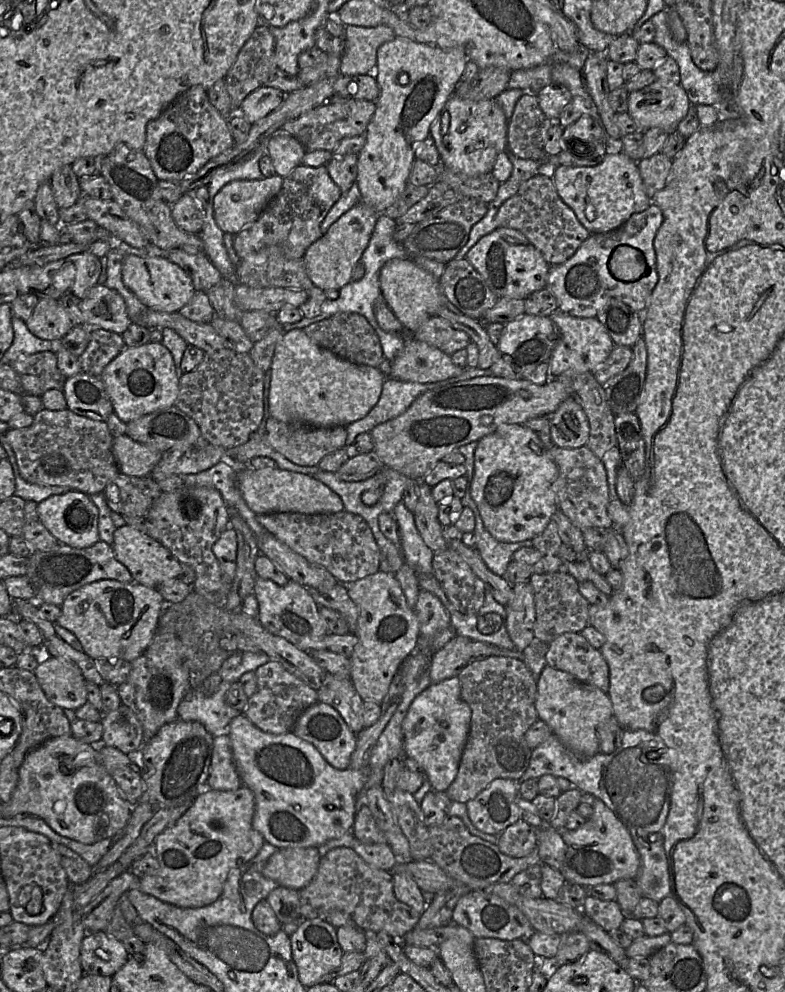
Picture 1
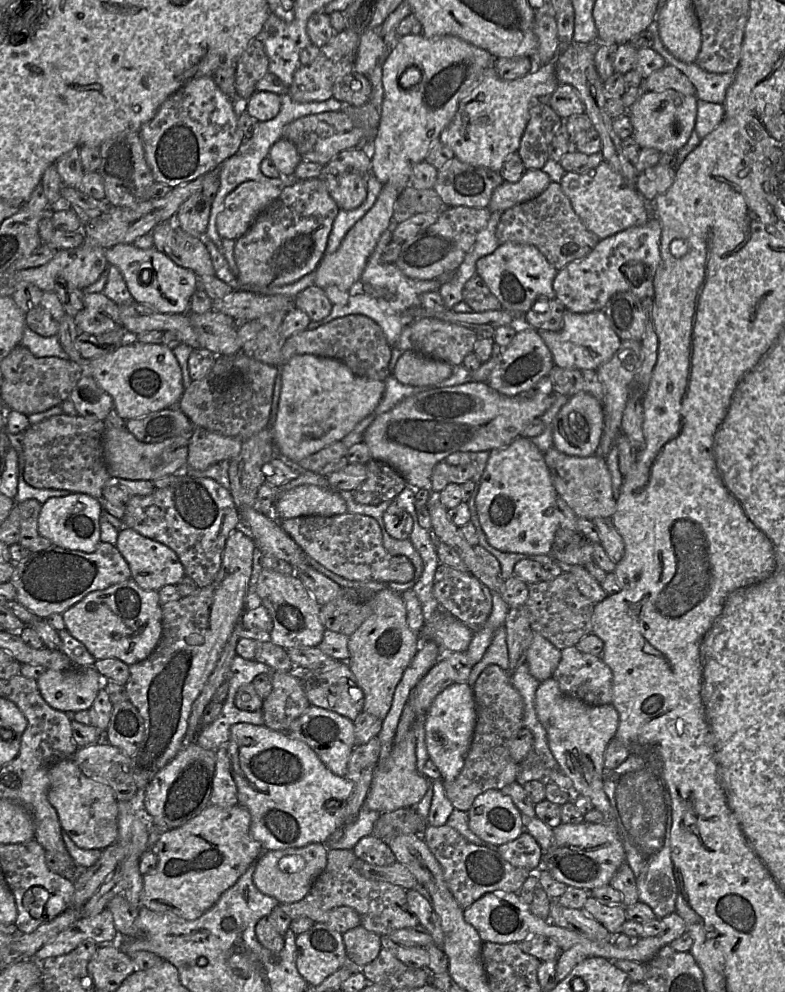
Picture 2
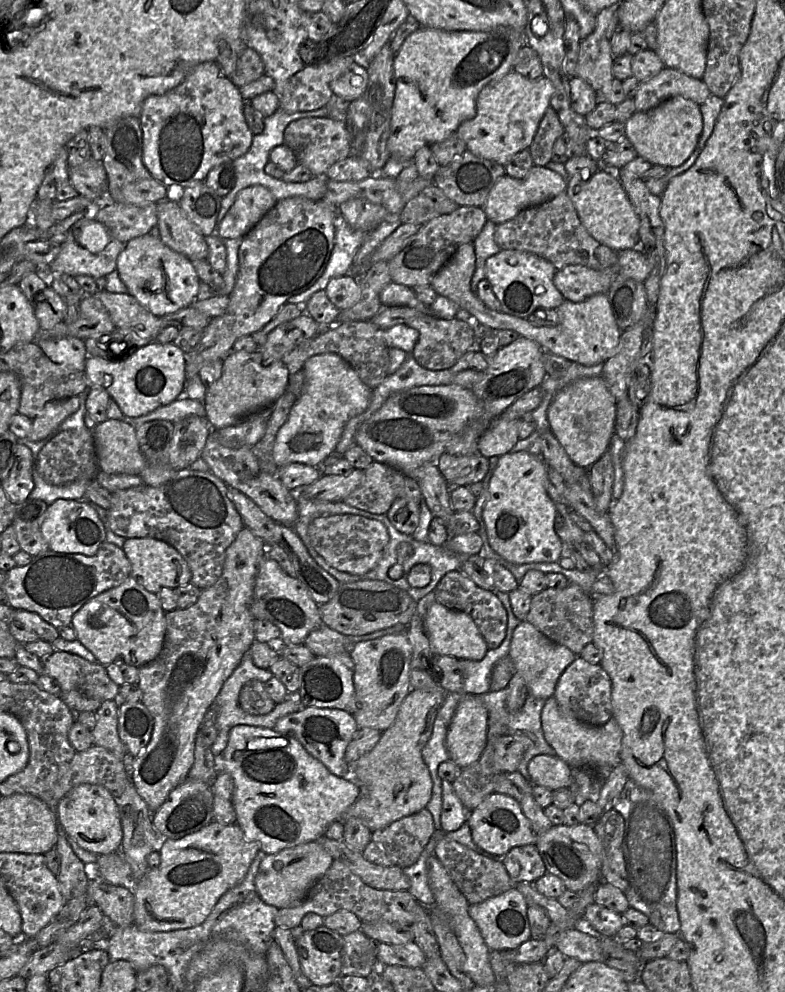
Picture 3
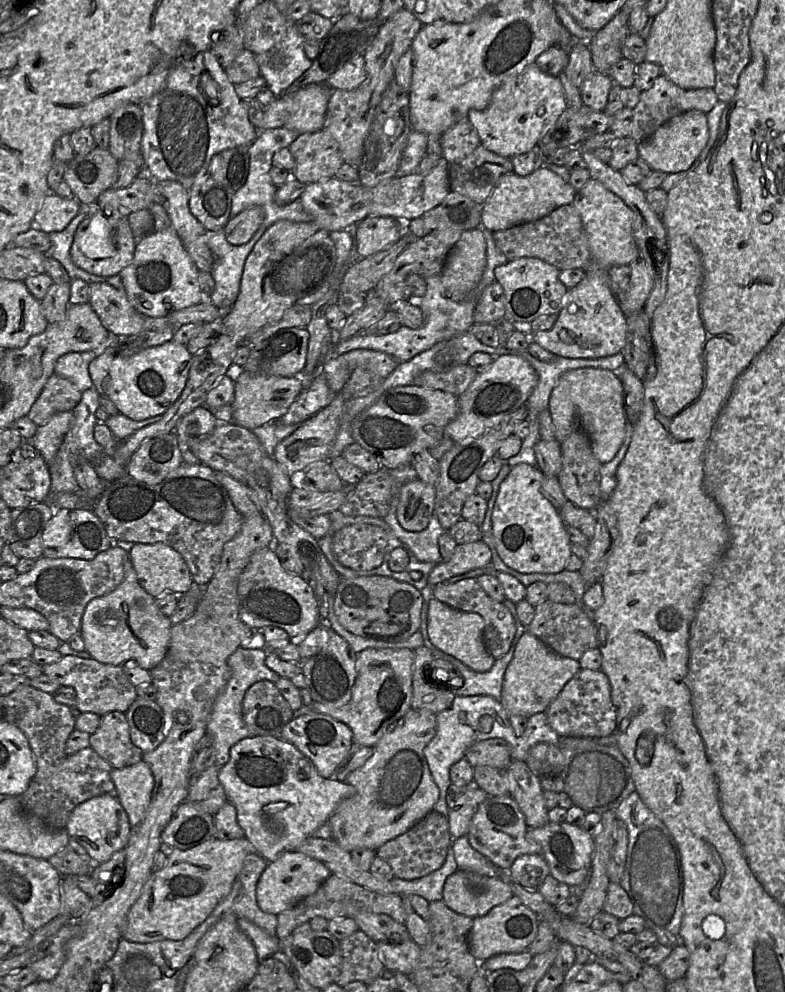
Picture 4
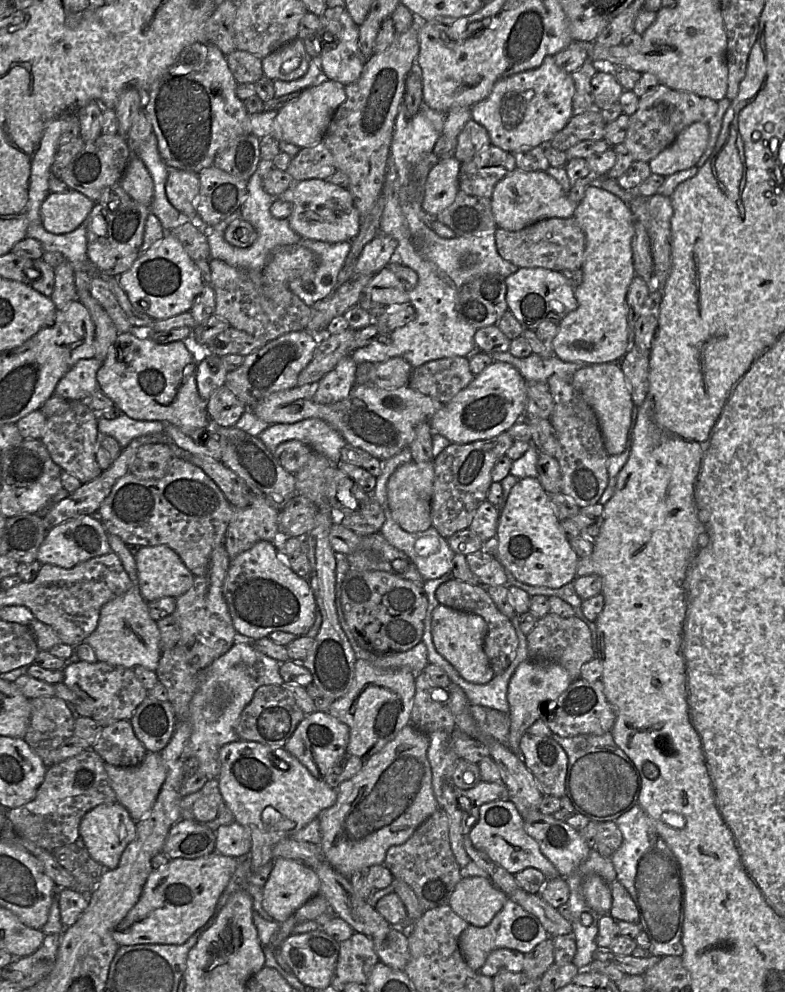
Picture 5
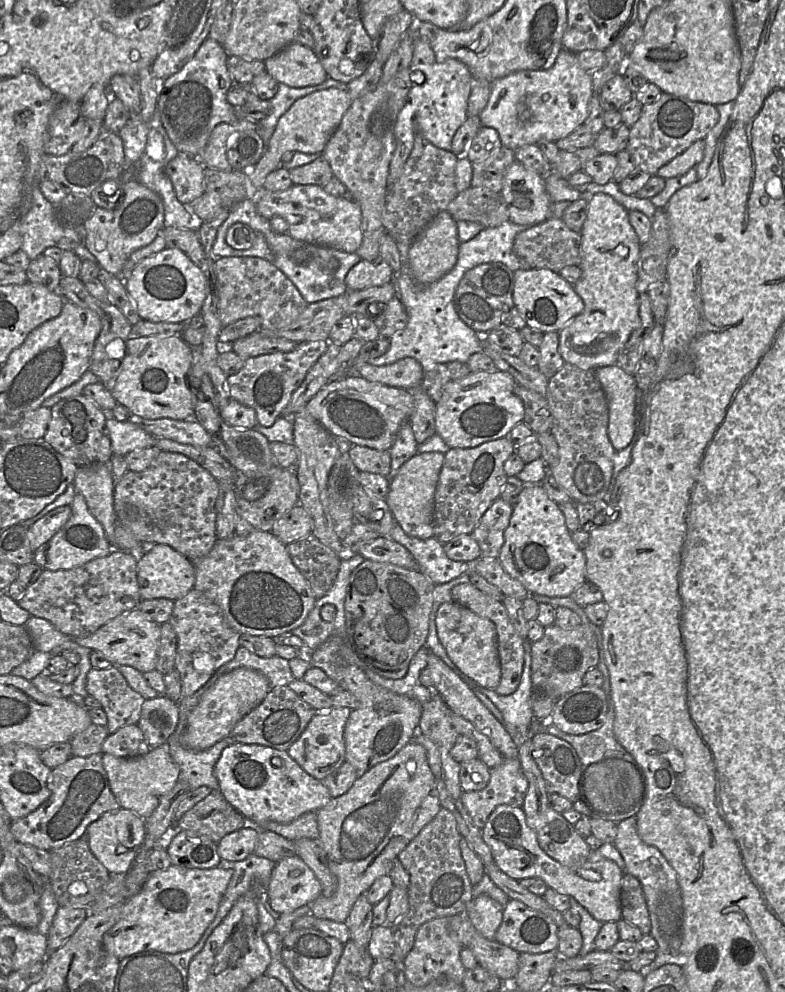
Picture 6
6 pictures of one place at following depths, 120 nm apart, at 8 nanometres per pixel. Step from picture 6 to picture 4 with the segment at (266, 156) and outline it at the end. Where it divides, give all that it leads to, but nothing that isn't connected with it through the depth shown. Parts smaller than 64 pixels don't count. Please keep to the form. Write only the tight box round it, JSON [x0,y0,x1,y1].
[284,83,335,134]

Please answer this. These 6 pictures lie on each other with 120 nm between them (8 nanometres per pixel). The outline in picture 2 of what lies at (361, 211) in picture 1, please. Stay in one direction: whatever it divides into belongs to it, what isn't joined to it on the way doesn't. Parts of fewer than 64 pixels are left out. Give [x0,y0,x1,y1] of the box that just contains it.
[314,185,402,291]

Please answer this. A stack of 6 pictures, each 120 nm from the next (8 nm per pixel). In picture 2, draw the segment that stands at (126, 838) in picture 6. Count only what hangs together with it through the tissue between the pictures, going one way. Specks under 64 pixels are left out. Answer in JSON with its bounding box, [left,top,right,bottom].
[48,758,118,850]

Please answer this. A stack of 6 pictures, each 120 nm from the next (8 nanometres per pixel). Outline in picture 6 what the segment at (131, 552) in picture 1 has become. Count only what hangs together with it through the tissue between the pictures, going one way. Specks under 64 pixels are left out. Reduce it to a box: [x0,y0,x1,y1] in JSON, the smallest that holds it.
[137,544,195,601]

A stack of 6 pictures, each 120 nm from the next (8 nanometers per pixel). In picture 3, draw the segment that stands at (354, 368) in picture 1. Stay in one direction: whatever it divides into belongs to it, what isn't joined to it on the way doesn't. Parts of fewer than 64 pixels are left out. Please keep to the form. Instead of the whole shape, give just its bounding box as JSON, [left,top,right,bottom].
[272,353,373,467]

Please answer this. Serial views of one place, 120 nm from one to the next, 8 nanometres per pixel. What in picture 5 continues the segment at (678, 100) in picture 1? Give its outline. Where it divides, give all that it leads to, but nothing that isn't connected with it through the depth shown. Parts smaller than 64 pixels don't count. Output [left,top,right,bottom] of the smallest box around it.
[648,123,708,177]

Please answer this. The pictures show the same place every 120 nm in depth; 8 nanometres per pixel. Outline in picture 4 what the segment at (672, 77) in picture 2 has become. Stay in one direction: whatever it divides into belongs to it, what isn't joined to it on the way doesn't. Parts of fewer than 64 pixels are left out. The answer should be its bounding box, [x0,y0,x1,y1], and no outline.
[628,74,719,144]

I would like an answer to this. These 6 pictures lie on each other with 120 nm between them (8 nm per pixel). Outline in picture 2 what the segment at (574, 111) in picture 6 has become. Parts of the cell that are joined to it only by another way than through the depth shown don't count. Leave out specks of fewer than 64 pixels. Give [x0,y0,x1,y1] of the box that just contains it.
[440,62,558,172]

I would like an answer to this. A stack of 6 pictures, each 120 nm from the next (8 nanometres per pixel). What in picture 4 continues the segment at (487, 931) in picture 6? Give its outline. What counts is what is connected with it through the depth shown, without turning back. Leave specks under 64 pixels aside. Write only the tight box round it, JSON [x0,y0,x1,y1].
[442,870,513,918]

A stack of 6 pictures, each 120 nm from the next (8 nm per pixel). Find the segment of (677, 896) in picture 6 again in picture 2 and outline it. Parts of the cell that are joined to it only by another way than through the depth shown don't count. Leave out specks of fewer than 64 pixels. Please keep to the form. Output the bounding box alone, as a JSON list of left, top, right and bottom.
[603,753,676,919]

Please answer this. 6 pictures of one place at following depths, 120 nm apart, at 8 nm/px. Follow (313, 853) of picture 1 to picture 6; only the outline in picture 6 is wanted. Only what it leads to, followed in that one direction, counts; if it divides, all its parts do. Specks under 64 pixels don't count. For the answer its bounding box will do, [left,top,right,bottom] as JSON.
[266,855,322,914]

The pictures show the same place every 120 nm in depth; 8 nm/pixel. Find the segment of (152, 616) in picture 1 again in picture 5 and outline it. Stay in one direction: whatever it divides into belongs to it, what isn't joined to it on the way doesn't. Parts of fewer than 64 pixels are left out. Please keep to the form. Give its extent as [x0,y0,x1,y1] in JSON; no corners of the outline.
[84,534,162,671]

